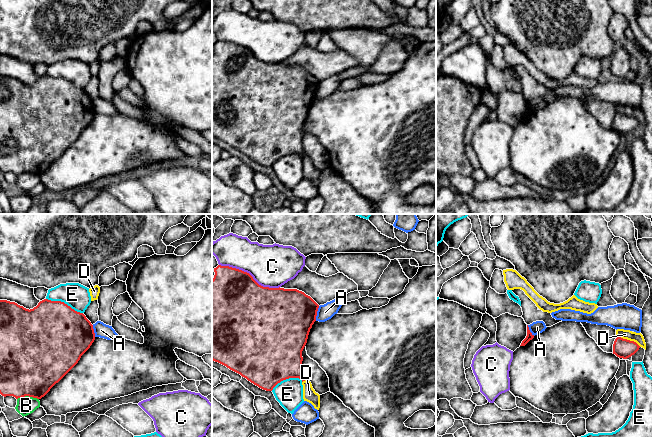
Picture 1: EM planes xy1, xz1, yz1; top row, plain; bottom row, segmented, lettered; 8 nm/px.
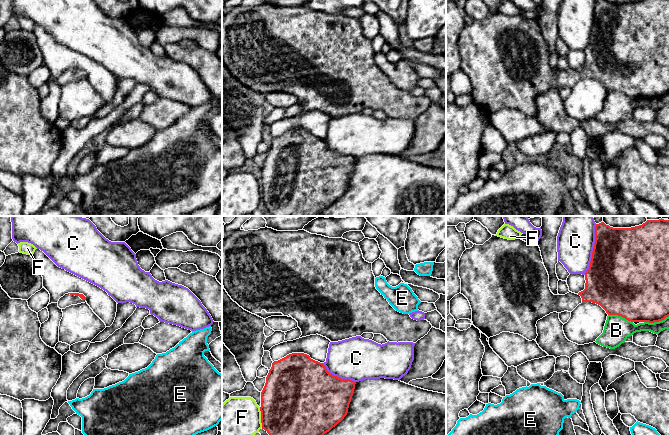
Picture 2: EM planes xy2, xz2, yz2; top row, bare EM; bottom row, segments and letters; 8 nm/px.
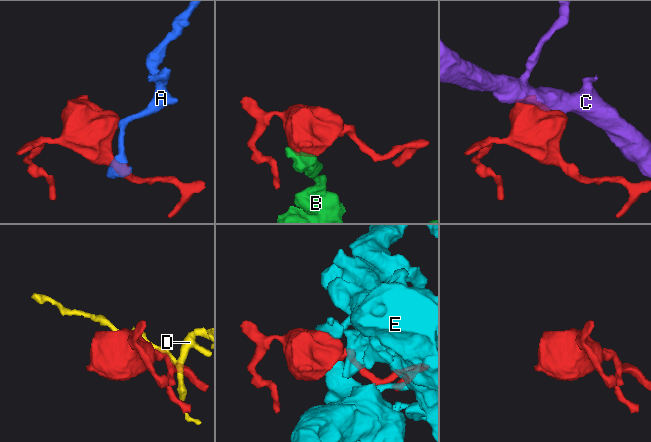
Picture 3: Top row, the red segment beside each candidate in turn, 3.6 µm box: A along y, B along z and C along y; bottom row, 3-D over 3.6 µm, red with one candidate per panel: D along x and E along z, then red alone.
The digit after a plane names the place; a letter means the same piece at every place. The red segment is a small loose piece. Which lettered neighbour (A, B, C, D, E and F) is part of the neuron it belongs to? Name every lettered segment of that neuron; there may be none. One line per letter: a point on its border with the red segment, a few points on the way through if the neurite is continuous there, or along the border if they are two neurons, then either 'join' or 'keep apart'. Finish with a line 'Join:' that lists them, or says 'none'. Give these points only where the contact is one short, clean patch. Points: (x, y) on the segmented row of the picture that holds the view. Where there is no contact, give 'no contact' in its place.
A: xz1 (316, 313) | along xz1 (319, 306), (315, 320) | keep apart
B: yz2 (620, 315) | keep apart
C: xz1 (249, 274) | keep apart
D: yz1 (629, 340) | keep apart
E: xy1 (63, 302) | keep apart
F: xz2 (261, 417) | keep apart
Join: none

